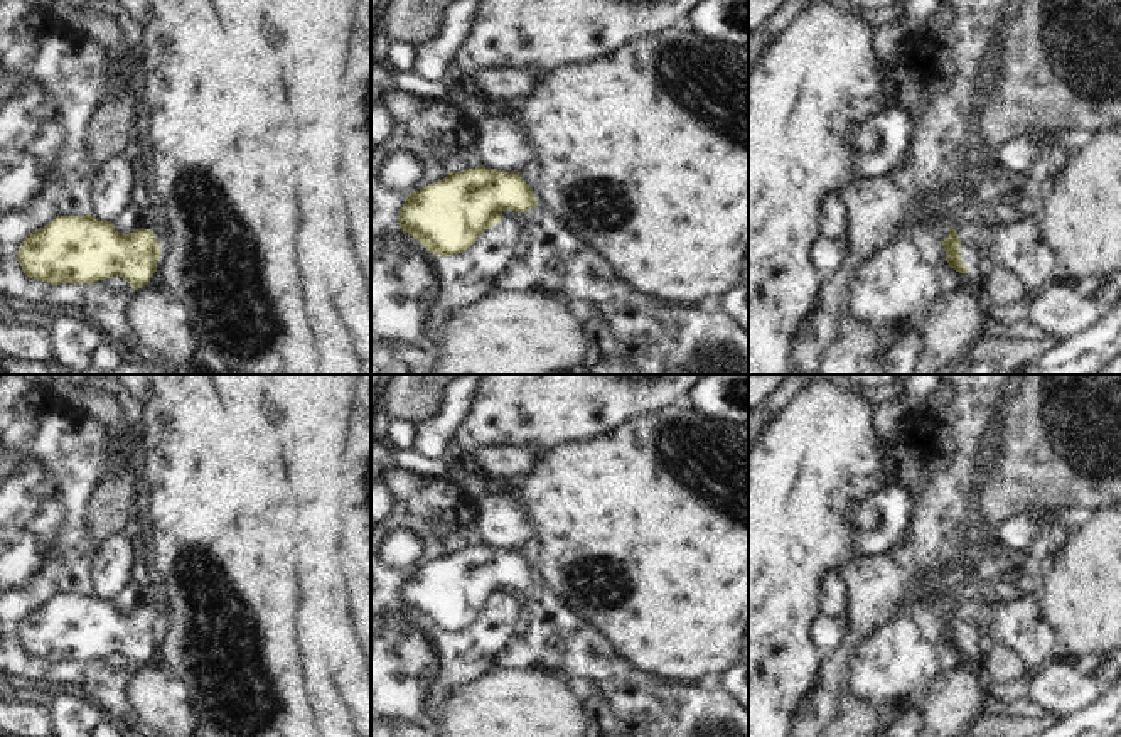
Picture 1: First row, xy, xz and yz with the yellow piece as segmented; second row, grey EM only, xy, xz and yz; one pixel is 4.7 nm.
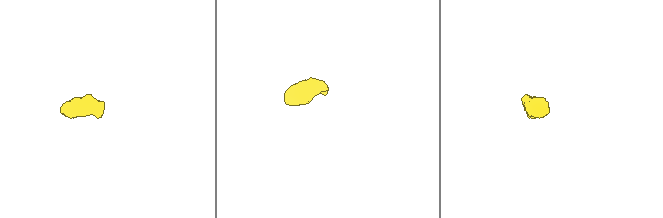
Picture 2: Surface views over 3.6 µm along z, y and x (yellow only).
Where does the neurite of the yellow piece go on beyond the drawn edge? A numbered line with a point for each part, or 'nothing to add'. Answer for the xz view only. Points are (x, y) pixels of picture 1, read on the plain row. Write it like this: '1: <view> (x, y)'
1: xz (643, 705)

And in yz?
1: yz (1019, 624)

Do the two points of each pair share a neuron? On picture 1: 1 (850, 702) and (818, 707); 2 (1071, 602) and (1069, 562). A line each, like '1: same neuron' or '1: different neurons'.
1: different neurons
2: same neuron

